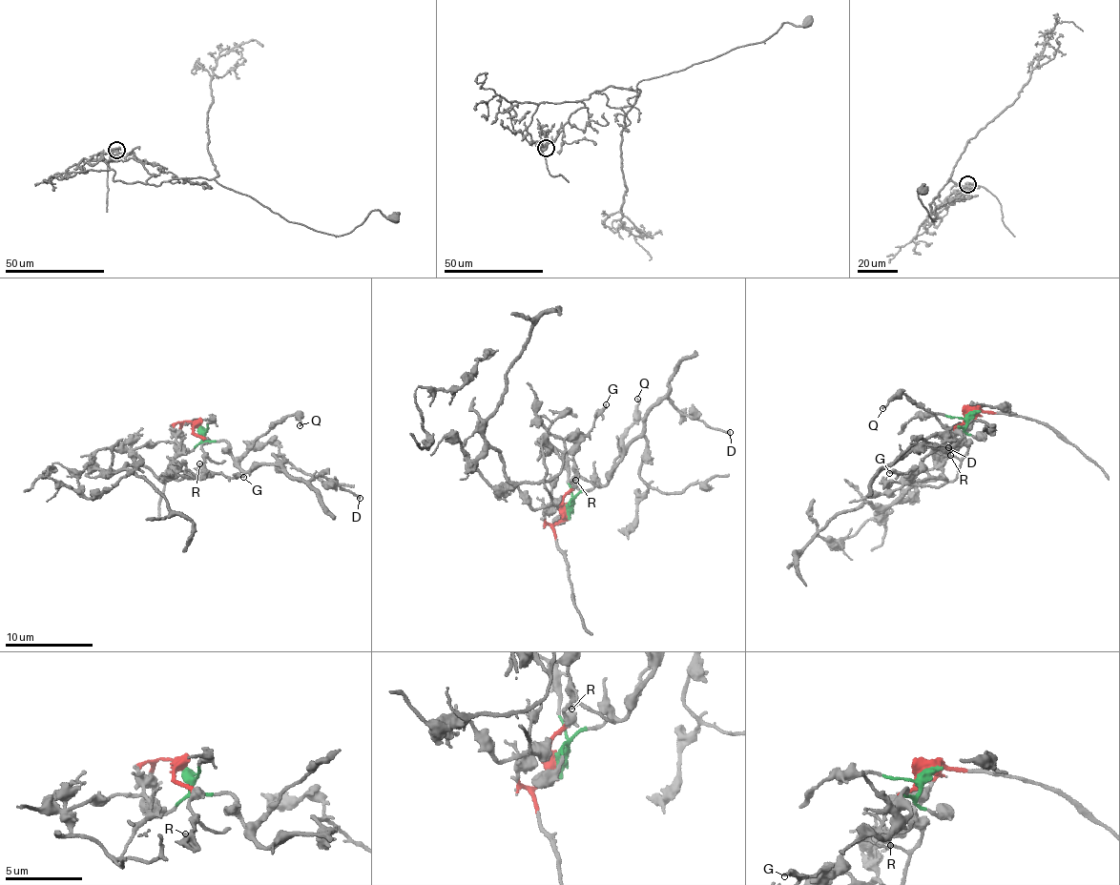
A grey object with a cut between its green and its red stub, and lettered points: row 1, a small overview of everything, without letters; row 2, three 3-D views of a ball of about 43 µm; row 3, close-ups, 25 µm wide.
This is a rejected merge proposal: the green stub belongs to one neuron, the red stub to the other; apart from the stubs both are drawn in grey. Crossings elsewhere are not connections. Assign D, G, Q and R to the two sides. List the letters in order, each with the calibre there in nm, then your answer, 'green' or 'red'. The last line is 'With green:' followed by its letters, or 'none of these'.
D: 220 nm | green
G: 240 nm | red
Q: 170 nm | green
R: 150 nm | red
With green: D, Q

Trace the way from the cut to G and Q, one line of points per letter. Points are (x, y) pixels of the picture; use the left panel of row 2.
G: (200, 426), (194, 428), (203, 445), (205, 468), (225, 476), (243, 478)
Q: (200, 426), (200, 432), (206, 440), (229, 444), (235, 459), (263, 434), (295, 413), (299, 424)

